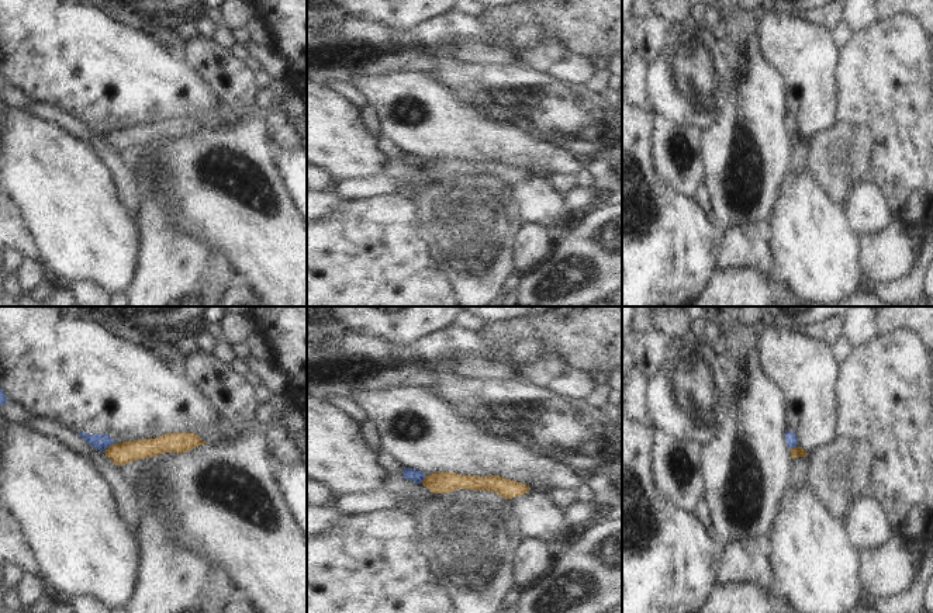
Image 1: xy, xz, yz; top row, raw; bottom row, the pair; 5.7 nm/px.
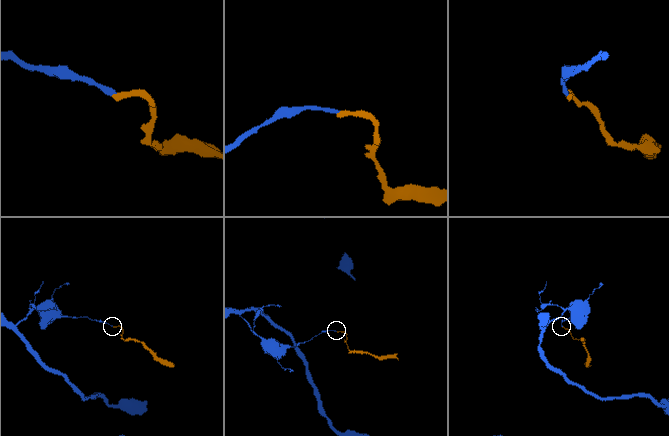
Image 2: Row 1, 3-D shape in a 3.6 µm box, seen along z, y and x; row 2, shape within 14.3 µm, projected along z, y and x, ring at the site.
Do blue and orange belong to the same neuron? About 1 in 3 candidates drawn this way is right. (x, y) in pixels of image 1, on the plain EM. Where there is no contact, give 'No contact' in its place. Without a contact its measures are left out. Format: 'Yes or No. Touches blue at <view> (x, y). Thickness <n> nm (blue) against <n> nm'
No. Touches blue at xy (109, 131). Thickness 100 nm (blue) against 120 nm

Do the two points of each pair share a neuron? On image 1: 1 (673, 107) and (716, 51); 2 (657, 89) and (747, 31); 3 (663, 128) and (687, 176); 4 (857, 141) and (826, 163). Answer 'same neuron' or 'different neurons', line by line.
1: same neuron
2: different neurons
3: same neuron
4: same neuron

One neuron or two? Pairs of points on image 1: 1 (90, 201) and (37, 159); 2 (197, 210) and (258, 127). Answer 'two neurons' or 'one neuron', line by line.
1: one neuron
2: one neuron

